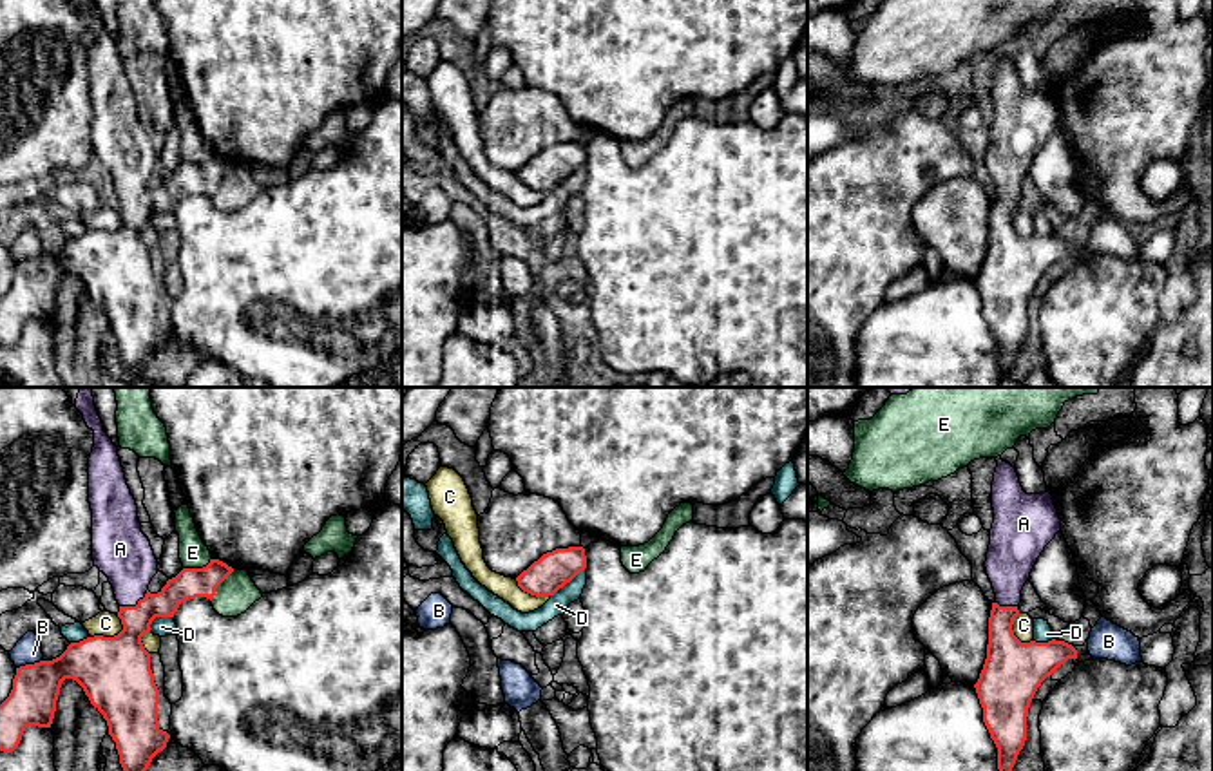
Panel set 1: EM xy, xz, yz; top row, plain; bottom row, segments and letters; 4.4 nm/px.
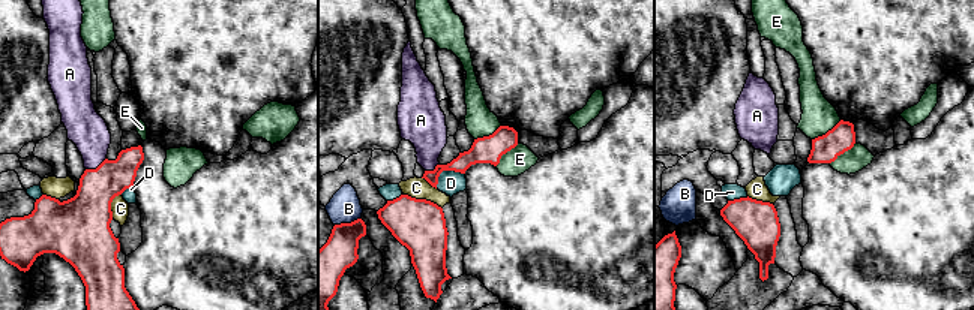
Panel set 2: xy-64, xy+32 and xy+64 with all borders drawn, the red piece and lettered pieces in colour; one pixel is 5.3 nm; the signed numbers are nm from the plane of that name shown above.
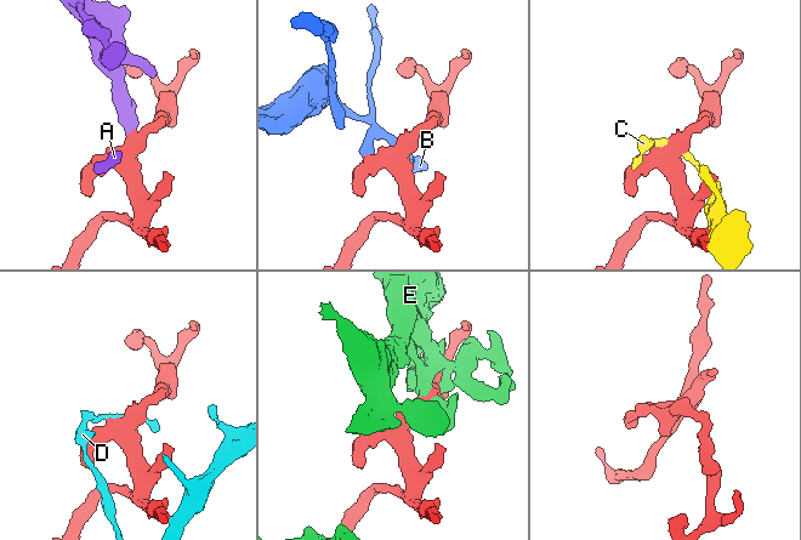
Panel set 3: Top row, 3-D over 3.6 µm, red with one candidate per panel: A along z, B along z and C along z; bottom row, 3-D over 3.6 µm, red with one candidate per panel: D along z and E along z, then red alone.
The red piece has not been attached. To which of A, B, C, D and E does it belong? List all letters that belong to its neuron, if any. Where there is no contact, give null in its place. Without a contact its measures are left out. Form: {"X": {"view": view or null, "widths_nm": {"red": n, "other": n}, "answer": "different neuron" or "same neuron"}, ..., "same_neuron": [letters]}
{"A": {"view": "xy", "widths_nm": {"red": 220, "other": 240}, "answer": "same neuron"}, "B": {"view": "xy", "widths_nm": {"red": 200, "other": 120}, "answer": "different neuron"}, "C": {"view": "xy", "widths_nm": {"red": 320, "other": 110}, "answer": "different neuron"}, "D": {"view": "xz", "widths_nm": {"red": 170, "other": 90}, "answer": "different neuron"}, "E": {"view": "xy", "widths_nm": {"red": 140, "other": 130}, "answer": "different neuron"}, "same_neuron": ["A"]}

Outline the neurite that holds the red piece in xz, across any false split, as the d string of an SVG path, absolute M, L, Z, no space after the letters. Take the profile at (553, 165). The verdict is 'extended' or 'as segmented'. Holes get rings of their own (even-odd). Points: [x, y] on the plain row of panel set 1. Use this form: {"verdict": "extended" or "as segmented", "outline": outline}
{"verdict": "as segmented", "outline": "M583 141L556 143L543 148L516 176L518 181L536 192L554 190L587 163Z"}

